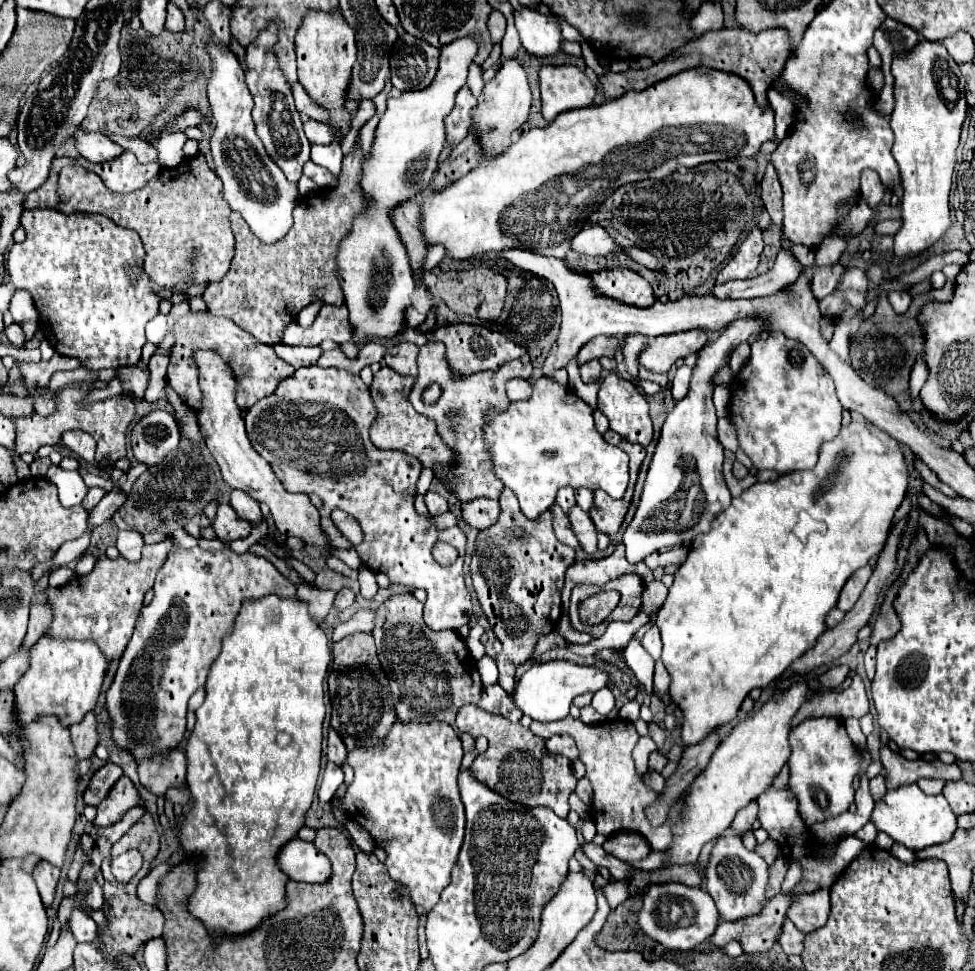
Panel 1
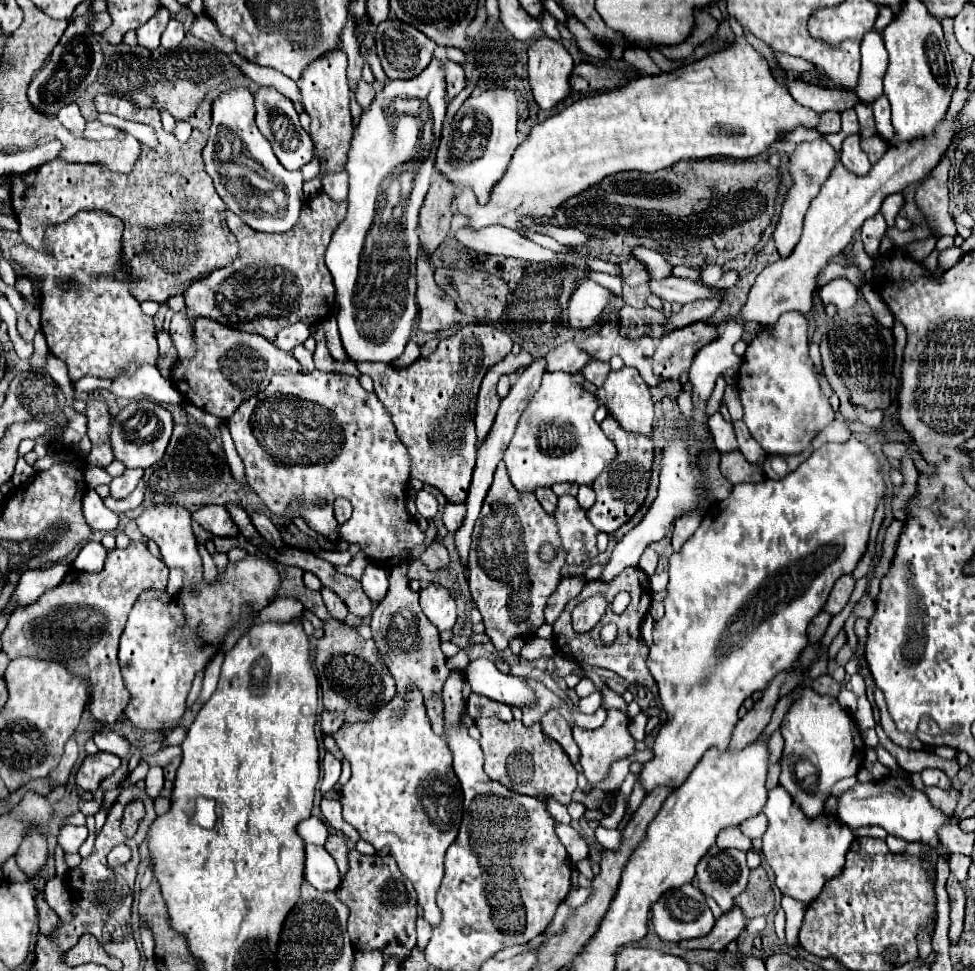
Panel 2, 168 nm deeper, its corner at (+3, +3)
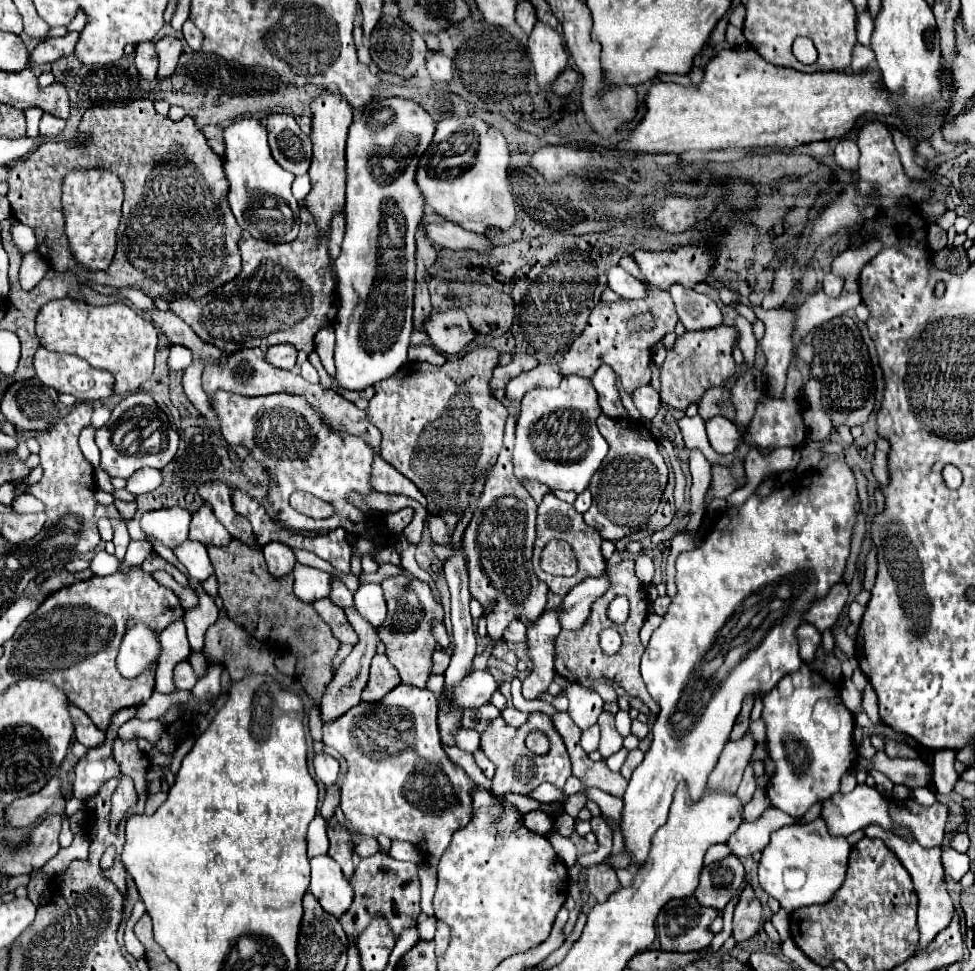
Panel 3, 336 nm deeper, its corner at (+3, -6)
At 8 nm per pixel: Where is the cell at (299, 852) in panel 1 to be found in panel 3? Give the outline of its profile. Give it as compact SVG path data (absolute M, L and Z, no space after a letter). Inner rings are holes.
M313 857L311 859L311 885L309 891L321 903L327 913L341 917L351 905L351 885L343 877L339 865L327 857Z

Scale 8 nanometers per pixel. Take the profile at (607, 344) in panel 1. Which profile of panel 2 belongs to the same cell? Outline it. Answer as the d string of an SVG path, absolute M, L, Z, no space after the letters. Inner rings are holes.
M565 342L561 346L557 346L555 350L547 352L547 372L555 372L555 370L563 370L563 372L579 372L589 356L573 342Z

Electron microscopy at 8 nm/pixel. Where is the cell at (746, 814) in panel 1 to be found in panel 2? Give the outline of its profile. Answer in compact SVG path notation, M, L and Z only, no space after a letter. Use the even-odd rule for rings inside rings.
M727 828L725 832L721 832L717 836L717 848L721 850L729 850L729 848L737 848L737 850L743 850L747 852L751 848L751 840L737 828Z

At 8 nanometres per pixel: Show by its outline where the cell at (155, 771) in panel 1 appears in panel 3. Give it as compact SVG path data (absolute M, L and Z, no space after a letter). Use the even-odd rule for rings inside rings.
M71 705L71 719L75 725L75 739L79 743L83 743L87 749L103 745L105 733L95 727L95 723L87 717L87 713L83 713L79 707Z

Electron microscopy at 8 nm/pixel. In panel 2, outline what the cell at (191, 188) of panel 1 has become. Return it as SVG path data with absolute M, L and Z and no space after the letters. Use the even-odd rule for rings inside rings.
M97 94L93 102L95 102L97 112L109 112L109 114L121 116L125 120L153 126L153 130L157 132L157 138L159 138L157 148L149 148L149 146L141 144L141 156L129 174L113 172L103 164L73 164L73 162L61 160L61 158L55 158L39 168L27 170L23 174L7 174L7 180L13 186L11 206L19 220L19 226L21 226L19 234L23 236L23 240L35 250L45 250L45 244L43 244L45 228L51 224L69 220L79 210L105 210L105 212L121 218L125 224L125 240L121 242L123 258L121 258L121 268L115 272L115 278L121 282L129 282L129 292L137 300L165 302L171 296L183 294L185 288L193 280L205 278L213 270L229 266L235 260L235 256L239 254L239 246L225 222L227 206L215 192L213 180L203 168L201 152L203 152L207 140L201 136L201 132L193 130L193 134L187 142L179 142L171 132L163 130L157 108L137 108L131 100L107 96L107 94ZM149 234L157 234L157 258L147 258L145 244L149 242Z

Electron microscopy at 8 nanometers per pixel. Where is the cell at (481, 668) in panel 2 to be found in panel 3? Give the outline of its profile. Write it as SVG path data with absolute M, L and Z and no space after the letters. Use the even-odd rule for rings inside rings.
M487 669L473 671L467 681L455 685L455 701L459 701L463 707L481 707L491 701L497 687L495 677Z

